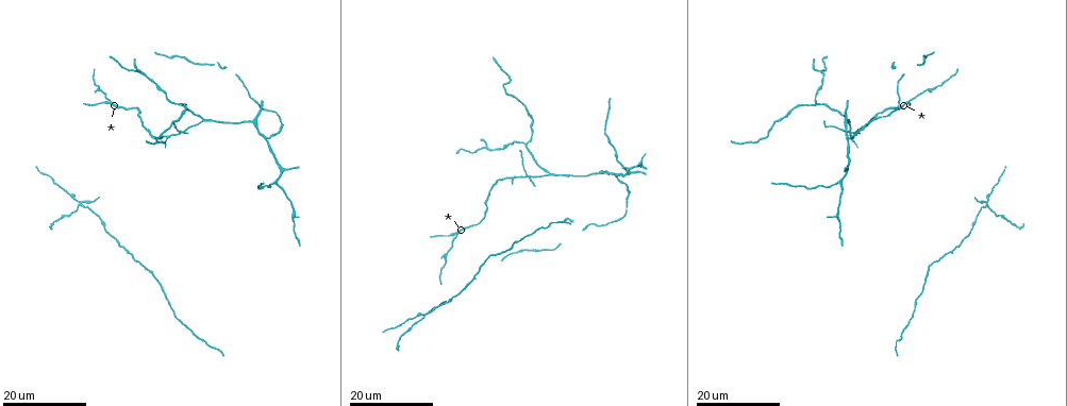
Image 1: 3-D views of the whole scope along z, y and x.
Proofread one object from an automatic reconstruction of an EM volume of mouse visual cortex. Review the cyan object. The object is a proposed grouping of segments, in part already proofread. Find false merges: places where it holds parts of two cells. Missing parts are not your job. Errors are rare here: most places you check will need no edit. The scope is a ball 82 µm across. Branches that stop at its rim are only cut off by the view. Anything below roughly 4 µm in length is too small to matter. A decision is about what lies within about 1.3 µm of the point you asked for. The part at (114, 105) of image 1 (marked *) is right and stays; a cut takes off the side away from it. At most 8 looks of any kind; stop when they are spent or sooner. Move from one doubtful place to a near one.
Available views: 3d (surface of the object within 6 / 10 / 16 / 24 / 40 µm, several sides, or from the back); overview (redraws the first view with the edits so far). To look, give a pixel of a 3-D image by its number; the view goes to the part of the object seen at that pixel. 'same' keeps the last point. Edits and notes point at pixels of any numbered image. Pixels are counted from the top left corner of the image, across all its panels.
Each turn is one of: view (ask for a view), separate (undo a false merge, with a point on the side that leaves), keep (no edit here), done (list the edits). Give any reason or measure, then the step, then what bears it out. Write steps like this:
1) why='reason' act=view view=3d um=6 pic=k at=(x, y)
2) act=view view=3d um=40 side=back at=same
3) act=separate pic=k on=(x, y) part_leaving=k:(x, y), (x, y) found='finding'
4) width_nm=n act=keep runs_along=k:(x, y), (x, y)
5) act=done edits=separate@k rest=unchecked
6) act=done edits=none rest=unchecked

why='a fork' act=view view=3d um=16 pic=1 at=(907, 100)

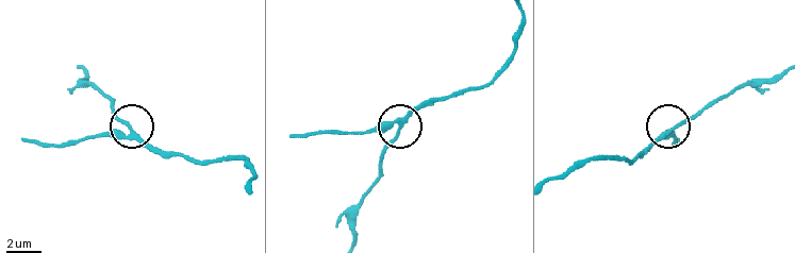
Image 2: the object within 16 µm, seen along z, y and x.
act=view view=3d um=6 pic=2 at=(675, 128)

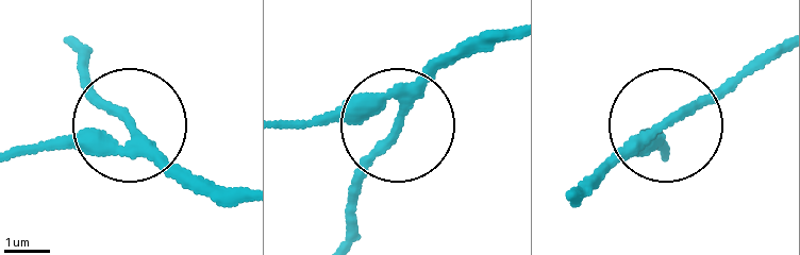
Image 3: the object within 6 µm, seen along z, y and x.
side_arm_um=17 act=keep runs_along=3:(177, 175), (82, 69) found='all the same cell'

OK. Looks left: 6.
why='three arms meet' act=view view=3d um=24 pic=1 at=(844, 123)

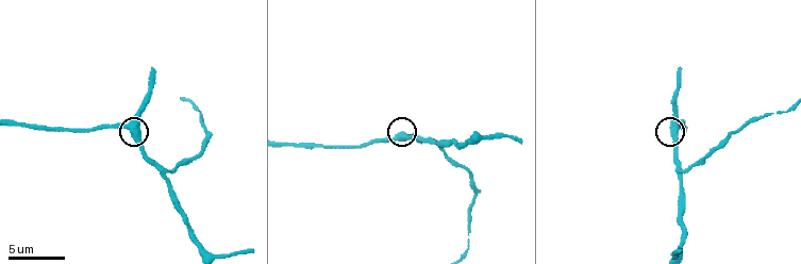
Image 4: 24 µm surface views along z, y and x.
act=view view=3d um=6 pic=4 at=(135, 130)

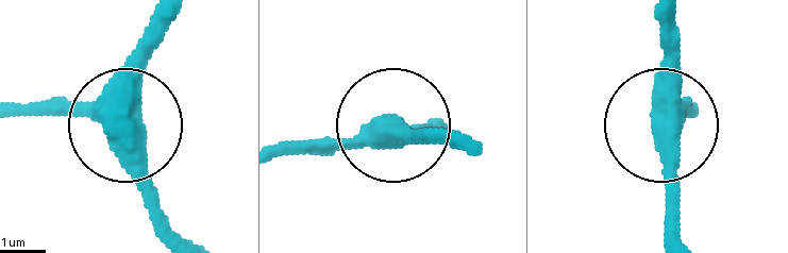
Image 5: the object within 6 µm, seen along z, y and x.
act=view view=3d um=6 side=back pic=5 at=(129, 118)

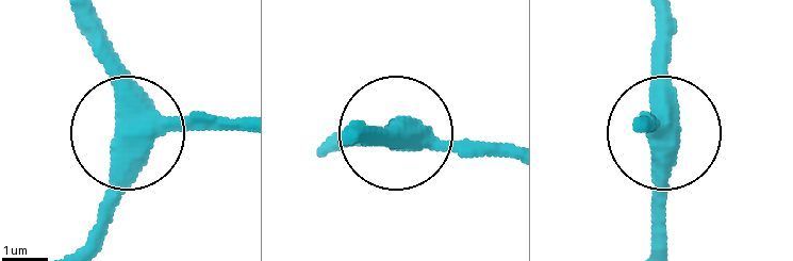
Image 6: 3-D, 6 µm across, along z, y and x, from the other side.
act=keep runs_along=6:(234, 132), (135, 128), (132, 86), (101, 17) found='all the same cell'

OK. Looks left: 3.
why='three-way junction' act=view view=3d um=16 pic=1 at=(552, 174)

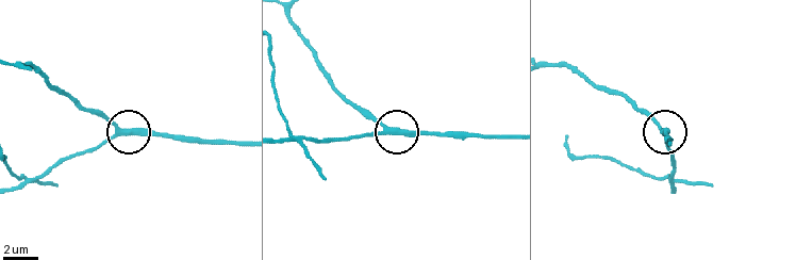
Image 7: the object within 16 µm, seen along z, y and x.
why='zoom in' act=view view=3d um=10 pic=7 at=(123, 132)

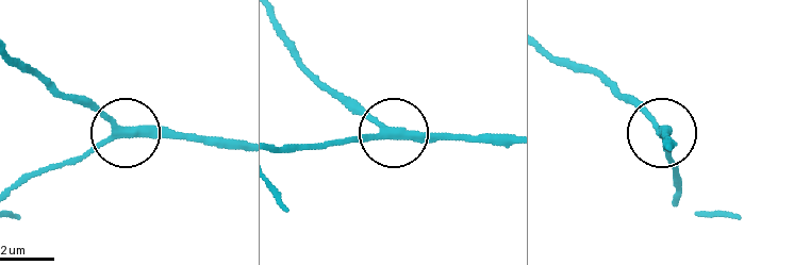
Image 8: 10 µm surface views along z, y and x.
side_arm_um=42 act=keep runs_along=8:(14, 188), (76, 164), (119, 134), (78, 100) found='all the same cell'

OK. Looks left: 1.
act=done edits=none rest=unchecked

